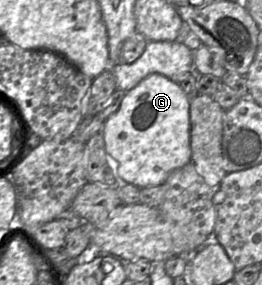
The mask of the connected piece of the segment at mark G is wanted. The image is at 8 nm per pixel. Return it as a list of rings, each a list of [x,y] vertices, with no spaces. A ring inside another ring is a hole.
[[[158,73],[149,75],[126,92],[119,109],[104,122],[101,130],[105,151],[125,183],[140,189],[159,186],[166,182],[173,171],[191,162],[189,110],[190,99],[181,86]]]

